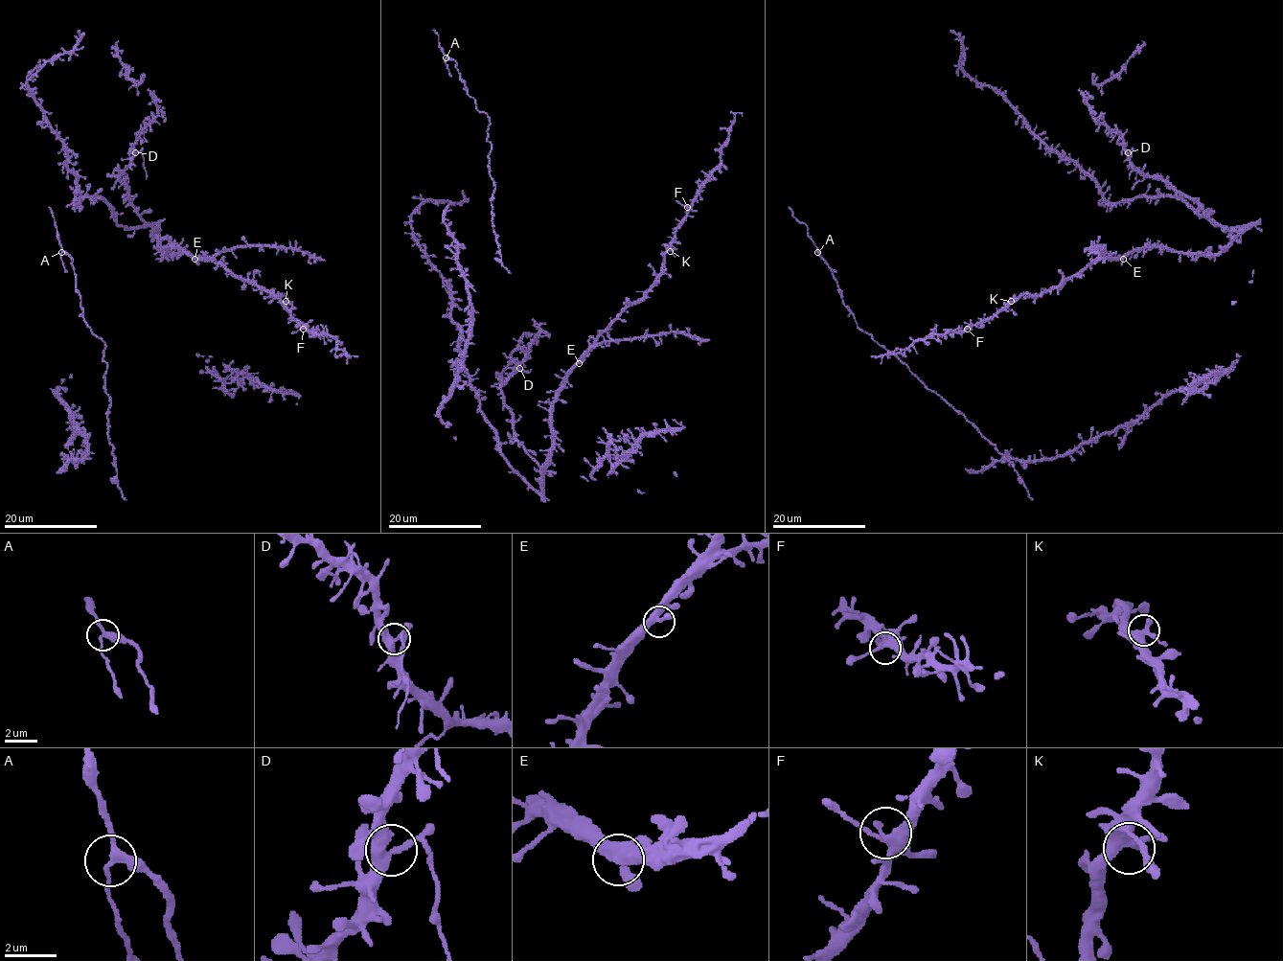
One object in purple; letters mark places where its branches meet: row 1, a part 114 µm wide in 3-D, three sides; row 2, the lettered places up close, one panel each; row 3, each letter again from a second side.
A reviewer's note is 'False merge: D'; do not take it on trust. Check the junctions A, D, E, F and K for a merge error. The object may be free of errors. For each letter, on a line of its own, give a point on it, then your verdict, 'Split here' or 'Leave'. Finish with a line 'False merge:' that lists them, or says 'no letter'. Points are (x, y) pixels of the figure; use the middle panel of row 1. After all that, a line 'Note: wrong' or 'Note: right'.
A: Place: (446, 57). Leave
D: Place: (519, 368). Split here
E: Place: (579, 363). Leave
F: Place: (687, 207). Leave
K: Place: (670, 251). Leave
False merge: D
Note: right

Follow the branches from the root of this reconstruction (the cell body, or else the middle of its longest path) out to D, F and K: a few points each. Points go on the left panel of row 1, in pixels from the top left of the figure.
D: (205, 257), (177, 247), (170, 247), (167, 255), (160, 235), (132, 204), (117, 176), (135, 152)
F: (205, 257), (219, 262), (243, 280), (251, 280), (271, 296), (278, 294), (303, 329)
K: (205, 257), (219, 262), (243, 280), (251, 280), (271, 296), (278, 294), (286, 301)

